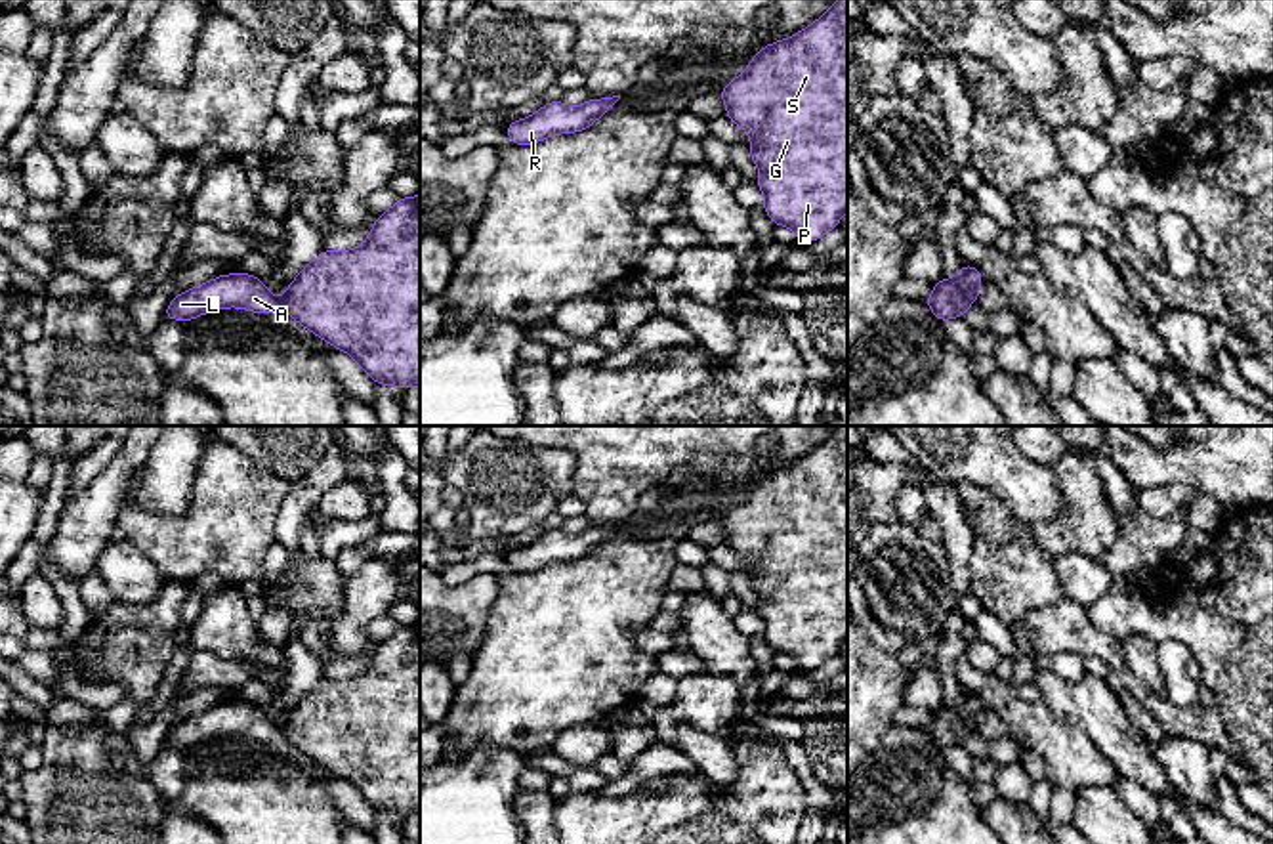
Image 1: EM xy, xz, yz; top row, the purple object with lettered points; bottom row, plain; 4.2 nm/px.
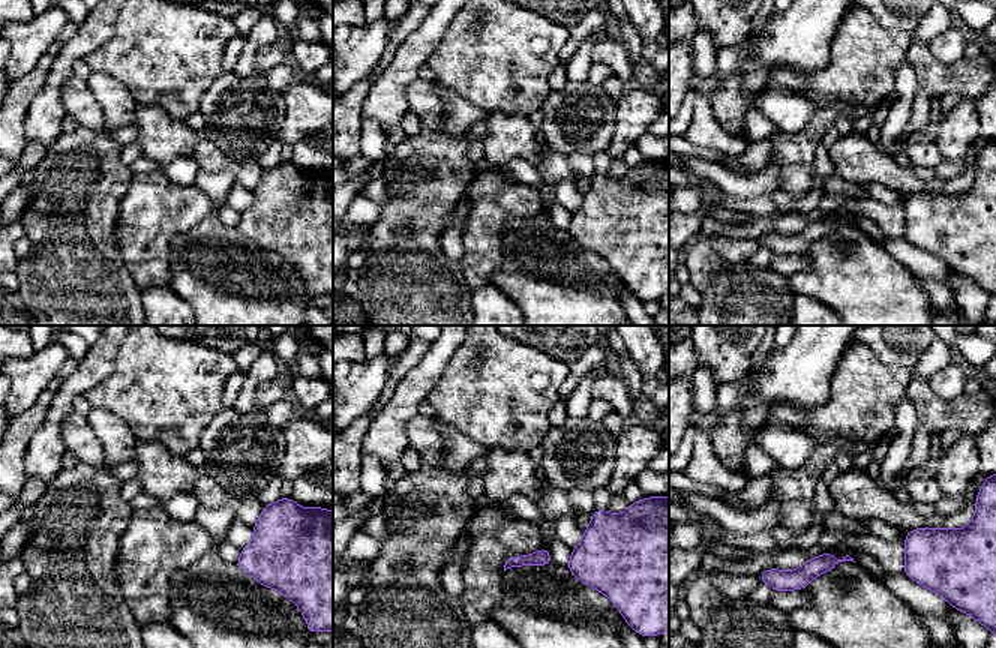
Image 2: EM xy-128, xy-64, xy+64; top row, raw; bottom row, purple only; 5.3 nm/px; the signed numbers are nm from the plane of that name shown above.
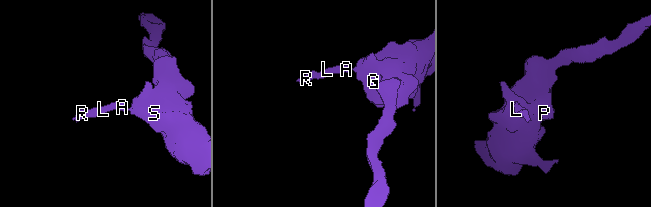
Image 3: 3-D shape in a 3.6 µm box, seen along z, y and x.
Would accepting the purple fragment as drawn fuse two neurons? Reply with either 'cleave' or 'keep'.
cleave

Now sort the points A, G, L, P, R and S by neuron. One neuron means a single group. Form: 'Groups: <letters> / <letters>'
Groups: A L R / G P S

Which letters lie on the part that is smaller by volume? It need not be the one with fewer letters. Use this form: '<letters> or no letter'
A, L, R

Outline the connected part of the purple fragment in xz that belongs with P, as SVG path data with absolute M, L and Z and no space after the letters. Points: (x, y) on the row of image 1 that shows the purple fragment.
M836 0L824 15L788 40L760 50L720 97L727 105L725 116L750 132L752 160L762 170L756 183L771 222L788 225L798 243L813 243L838 227L847 210L847 0Z

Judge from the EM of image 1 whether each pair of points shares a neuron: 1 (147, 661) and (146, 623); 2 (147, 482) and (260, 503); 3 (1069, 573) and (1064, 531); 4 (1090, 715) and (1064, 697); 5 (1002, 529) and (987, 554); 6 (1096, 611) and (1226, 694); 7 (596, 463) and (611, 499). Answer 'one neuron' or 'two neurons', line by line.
1: one neuron
2: two neurons
3: two neurons
4: one neuron
5: two neurons
6: one neuron
7: one neuron

